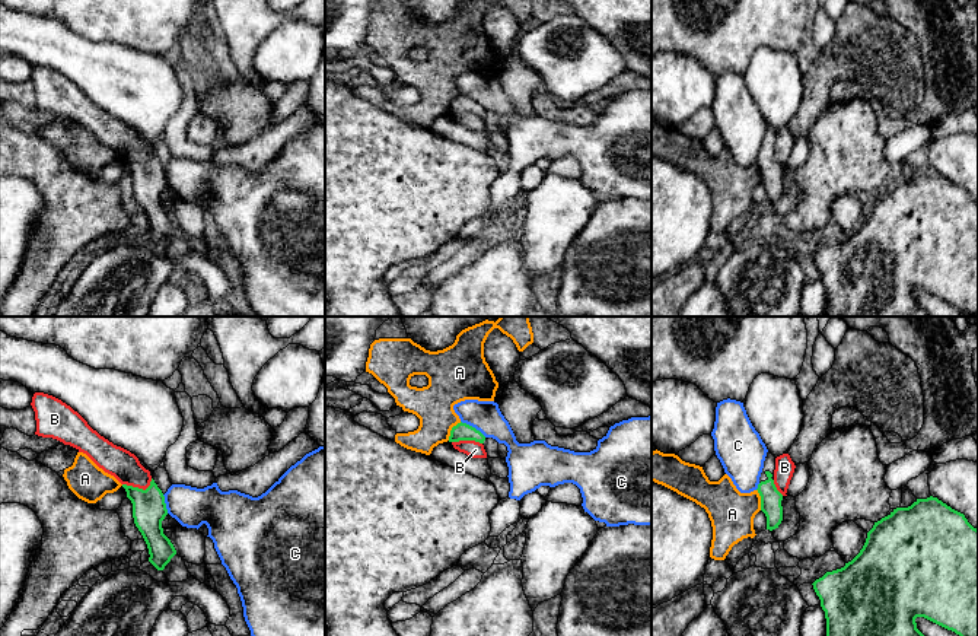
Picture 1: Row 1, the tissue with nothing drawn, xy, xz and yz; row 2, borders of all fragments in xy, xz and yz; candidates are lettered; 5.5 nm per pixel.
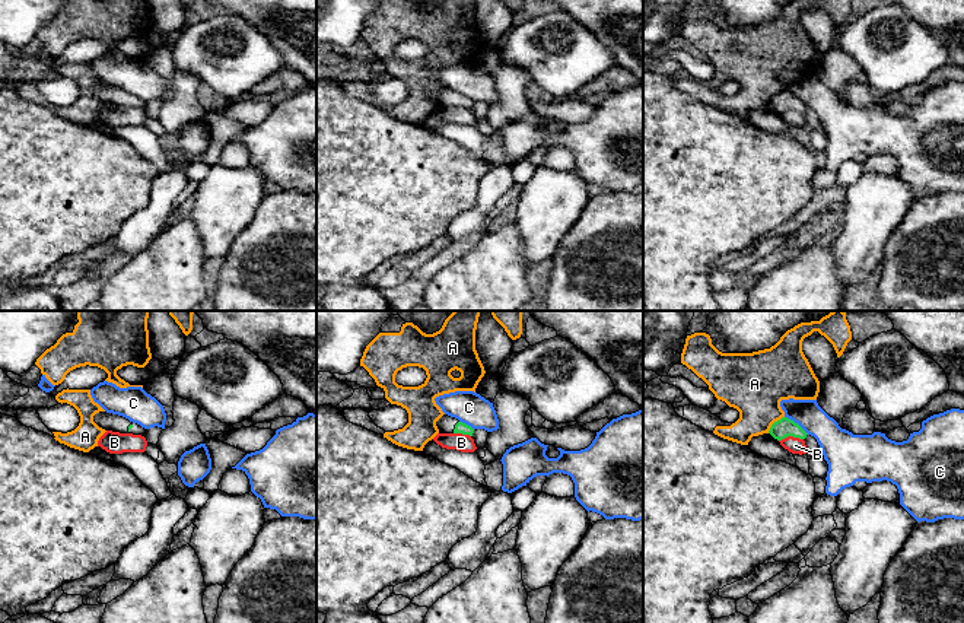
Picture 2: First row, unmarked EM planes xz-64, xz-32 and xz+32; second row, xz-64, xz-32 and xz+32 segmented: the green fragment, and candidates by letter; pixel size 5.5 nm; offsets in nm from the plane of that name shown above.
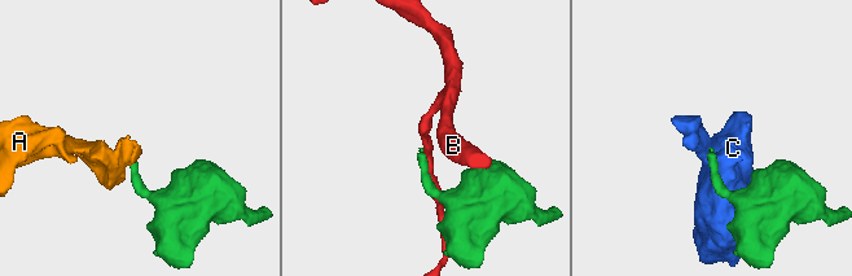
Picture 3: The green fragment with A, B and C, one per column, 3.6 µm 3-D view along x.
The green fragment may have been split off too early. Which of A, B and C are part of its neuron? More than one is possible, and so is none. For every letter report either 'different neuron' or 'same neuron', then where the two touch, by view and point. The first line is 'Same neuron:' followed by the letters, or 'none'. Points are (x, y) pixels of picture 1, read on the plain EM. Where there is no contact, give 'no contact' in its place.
Same neuron: none
A: different neuron | xz (452, 102)
B: different neuron | xy (139, 162)
C: different neuron | xz (474, 101)

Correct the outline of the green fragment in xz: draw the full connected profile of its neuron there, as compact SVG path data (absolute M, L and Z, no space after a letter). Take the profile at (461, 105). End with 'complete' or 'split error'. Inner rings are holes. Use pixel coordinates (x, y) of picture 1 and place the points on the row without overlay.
M461 95L452 101L449 109L449 115L459 115L459 114L475 114L484 117L485 109L475 101Z; complete

